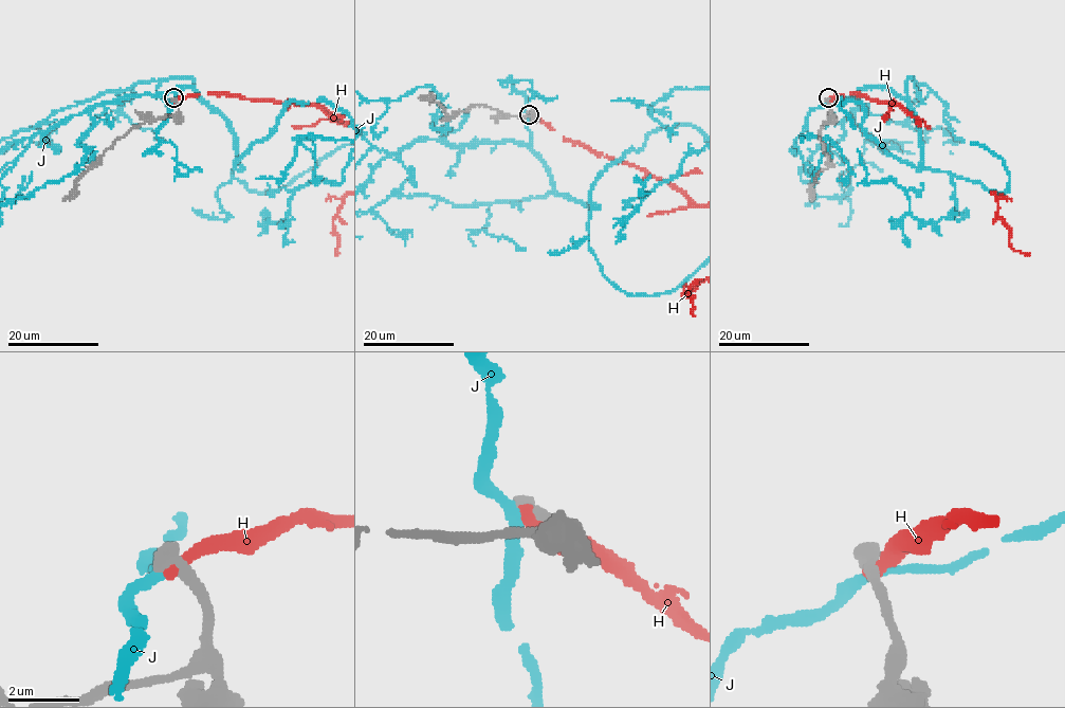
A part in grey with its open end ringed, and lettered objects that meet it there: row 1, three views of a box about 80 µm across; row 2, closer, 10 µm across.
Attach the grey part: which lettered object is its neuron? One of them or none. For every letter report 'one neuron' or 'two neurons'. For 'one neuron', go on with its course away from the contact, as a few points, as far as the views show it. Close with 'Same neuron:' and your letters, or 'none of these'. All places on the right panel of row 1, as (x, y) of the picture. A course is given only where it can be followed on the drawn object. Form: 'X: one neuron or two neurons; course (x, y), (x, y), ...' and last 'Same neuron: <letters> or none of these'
H: two neurons
J: two neurons
Same neuron: none of these

